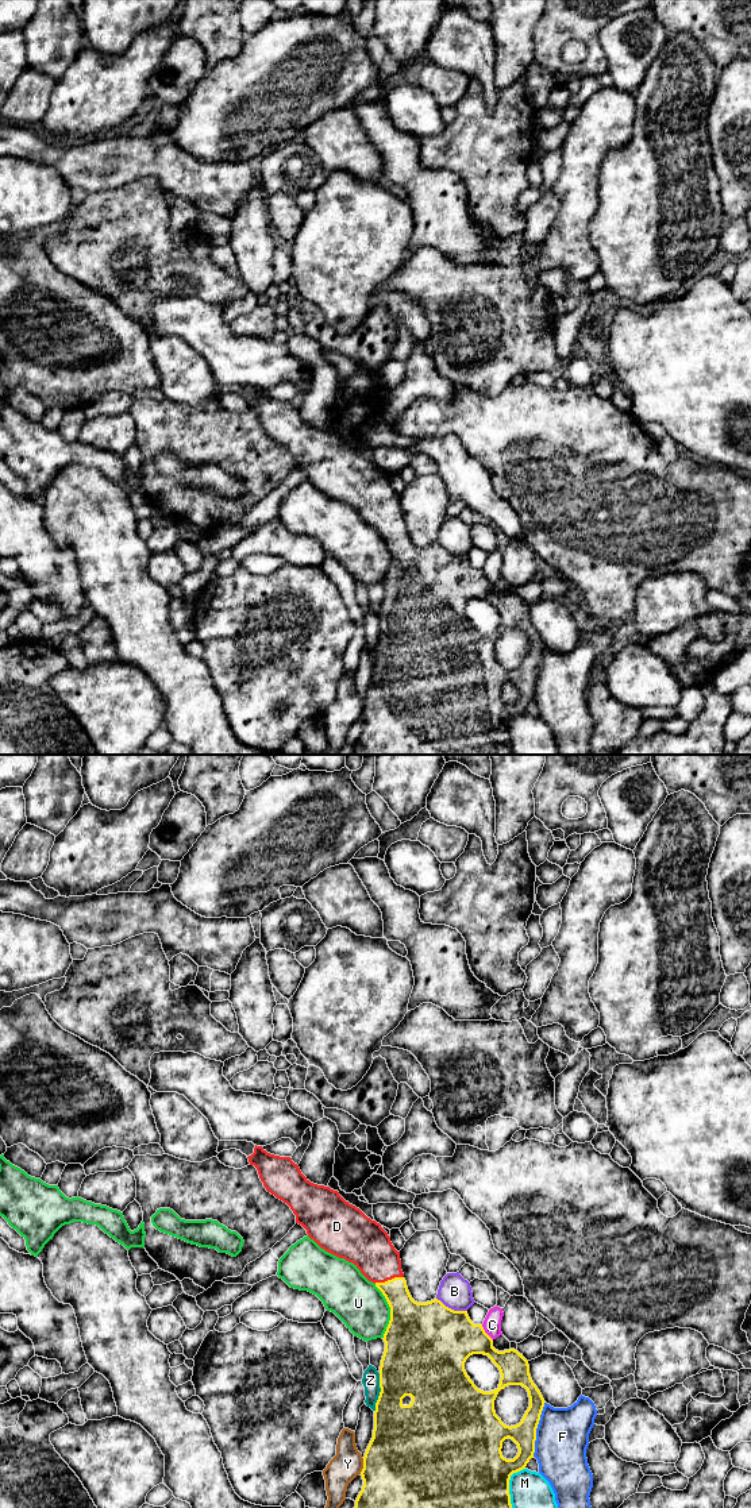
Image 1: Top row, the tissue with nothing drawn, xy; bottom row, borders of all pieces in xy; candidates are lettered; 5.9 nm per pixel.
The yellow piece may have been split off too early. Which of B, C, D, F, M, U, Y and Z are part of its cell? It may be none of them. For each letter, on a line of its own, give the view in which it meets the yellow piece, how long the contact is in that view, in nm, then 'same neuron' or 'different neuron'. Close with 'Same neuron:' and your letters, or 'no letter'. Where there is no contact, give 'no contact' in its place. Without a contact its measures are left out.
B: contact in xy; length 200 nm; different neuron
C: contact in xy; length 120 nm; different neuron
D: contact in xy; length 180 nm; same neuron
F: contact in xy; length 340 nm; different neuron
M: contact in xy; length 260 nm; different neuron
U: contact in xy; length 340 nm; different neuron
Y: contact in xy; length 100 nm; different neuron
Z: contact in xy; length 240 nm; different neuron
Same neuron: D

